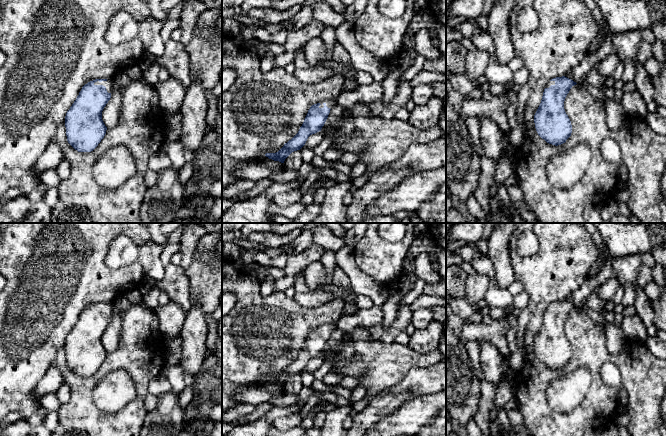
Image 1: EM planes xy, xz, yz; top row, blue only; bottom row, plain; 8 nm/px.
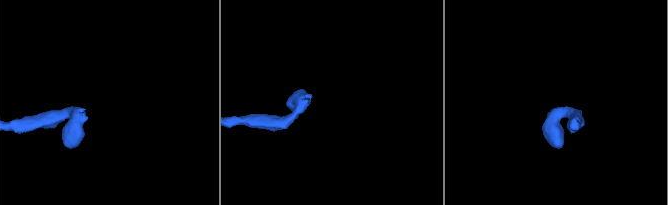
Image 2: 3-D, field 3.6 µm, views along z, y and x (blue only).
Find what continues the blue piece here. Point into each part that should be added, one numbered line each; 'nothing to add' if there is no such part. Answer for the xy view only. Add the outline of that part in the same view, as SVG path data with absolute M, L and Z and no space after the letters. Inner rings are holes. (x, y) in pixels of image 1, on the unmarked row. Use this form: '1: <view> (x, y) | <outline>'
1: xy (108, 308) | M107 304L107 305L102 305L102 306L95 306L94 309L103 309L106 311L106 314L108 317L112 317L113 314L113 308L111 304Z

